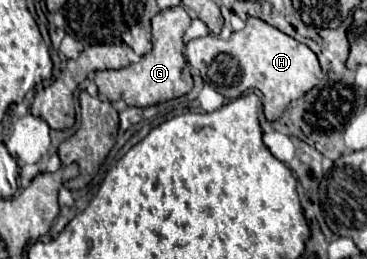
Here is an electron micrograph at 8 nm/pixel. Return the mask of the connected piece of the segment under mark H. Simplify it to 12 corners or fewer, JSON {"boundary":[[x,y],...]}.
{"boundary":[[256,17],[186,59],[226,99],[268,121],[324,77],[310,47]]}

